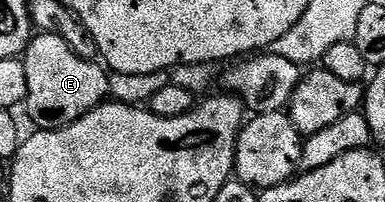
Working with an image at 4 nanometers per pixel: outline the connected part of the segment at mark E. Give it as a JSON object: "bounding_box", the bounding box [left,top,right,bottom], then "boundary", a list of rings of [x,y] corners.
{"bounding_box":[23,34,110,131],"boundary":[[[34,34],[25,48],[23,62],[27,69],[27,97],[23,107],[29,110],[34,128],[58,131],[61,127],[70,127],[106,102],[110,72],[100,62],[79,57],[63,37]]]}

